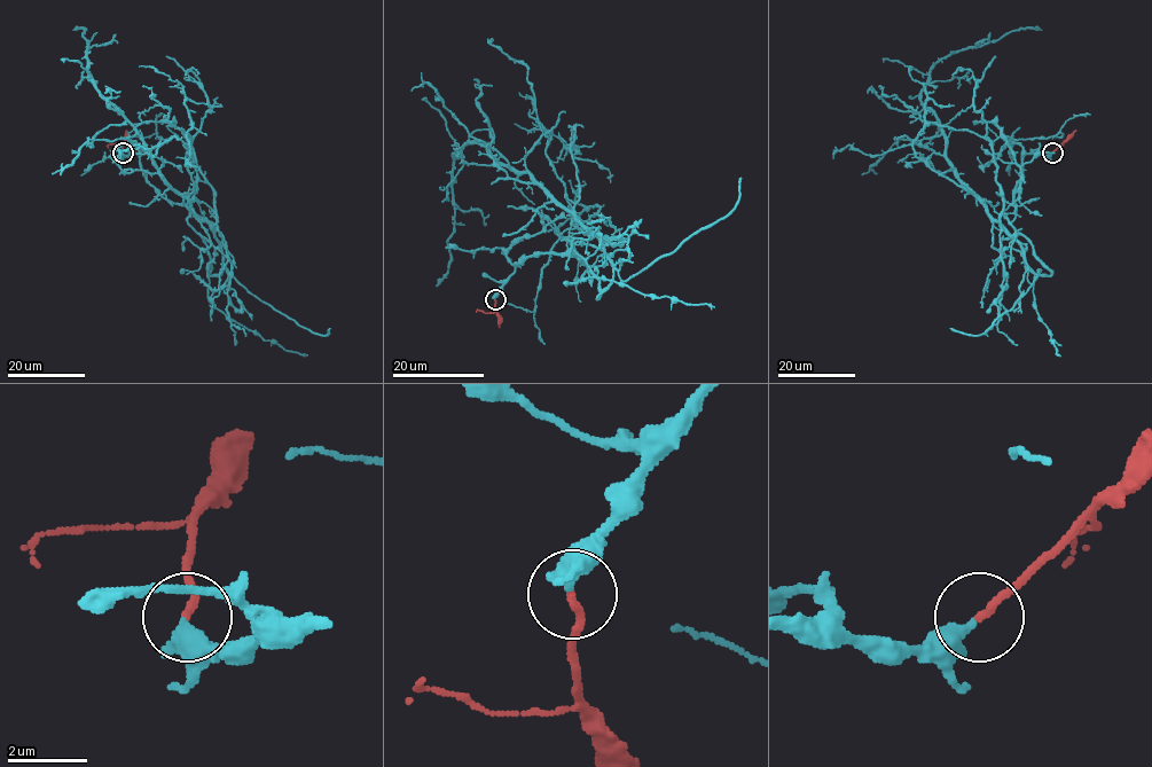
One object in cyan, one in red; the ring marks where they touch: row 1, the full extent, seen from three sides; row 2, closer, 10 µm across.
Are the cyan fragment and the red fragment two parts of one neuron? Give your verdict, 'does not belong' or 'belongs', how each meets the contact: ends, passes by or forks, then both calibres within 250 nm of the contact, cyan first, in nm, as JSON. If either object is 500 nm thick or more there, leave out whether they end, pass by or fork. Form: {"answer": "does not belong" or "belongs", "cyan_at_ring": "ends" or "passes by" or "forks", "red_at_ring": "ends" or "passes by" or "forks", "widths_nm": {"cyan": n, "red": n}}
{"answer": "belongs", "cyan_at_ring": "ends", "red_at_ring": "ends", "widths_nm": {"cyan": 460, "red": 200}}

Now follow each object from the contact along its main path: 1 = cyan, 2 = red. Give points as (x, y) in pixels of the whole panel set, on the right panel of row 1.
1: (1052, 153), (1023, 157), (1017, 234), (1002, 256), (1001, 226), (961, 181), (921, 100), (939, 61), (1041, 30)
2: (1052, 153), (1076, 130)

